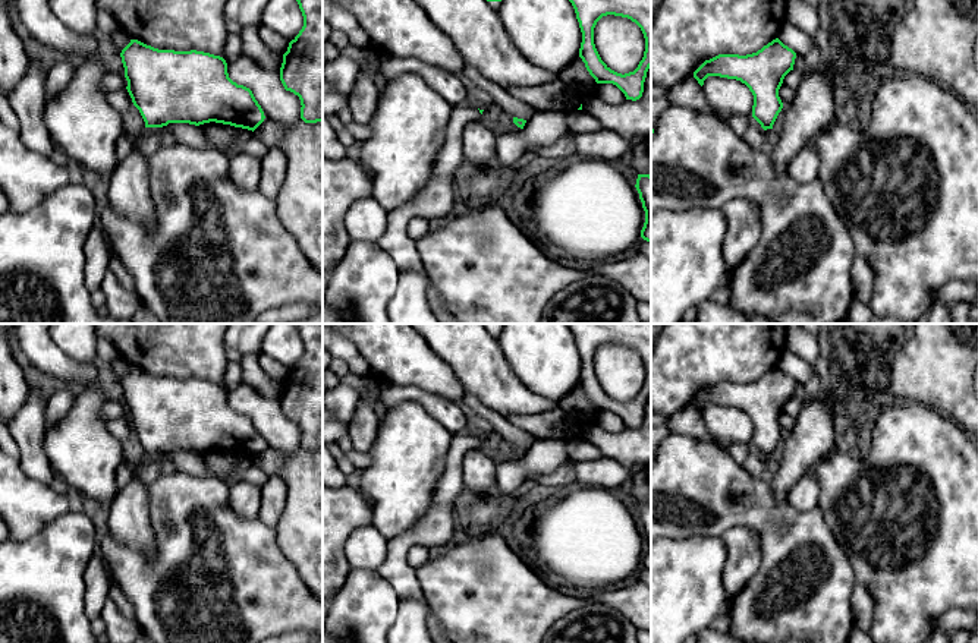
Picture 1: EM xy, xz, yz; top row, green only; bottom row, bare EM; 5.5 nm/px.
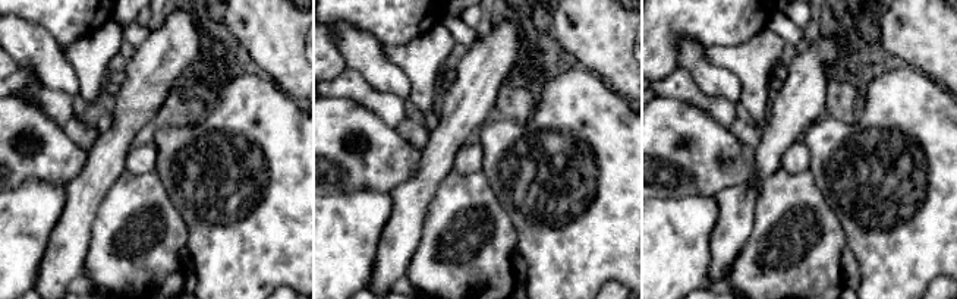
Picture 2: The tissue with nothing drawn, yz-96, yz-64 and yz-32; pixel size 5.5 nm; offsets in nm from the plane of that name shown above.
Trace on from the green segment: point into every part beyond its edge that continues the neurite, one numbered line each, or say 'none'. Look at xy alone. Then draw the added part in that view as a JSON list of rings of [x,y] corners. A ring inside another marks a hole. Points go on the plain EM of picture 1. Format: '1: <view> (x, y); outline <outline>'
none

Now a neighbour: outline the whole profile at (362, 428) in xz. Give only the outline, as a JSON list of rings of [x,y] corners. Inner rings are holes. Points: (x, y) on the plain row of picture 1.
[[[362,395],[358,407],[348,422],[348,436],[352,448],[358,453],[368,453],[377,436],[381,415]]]

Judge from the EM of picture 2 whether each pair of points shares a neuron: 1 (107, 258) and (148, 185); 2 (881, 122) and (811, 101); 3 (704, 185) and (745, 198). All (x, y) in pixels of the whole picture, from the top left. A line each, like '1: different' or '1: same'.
1: same
2: different
3: different

